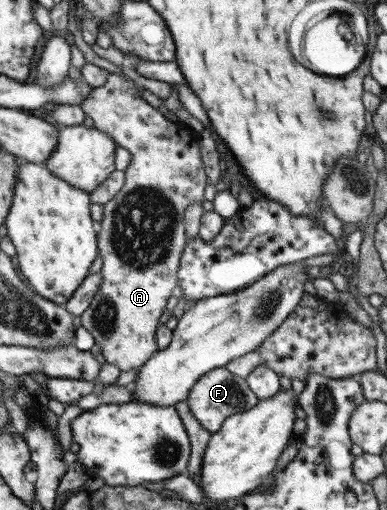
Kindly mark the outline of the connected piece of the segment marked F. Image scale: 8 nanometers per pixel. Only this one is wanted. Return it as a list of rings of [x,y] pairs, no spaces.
[[[218,368],[202,375],[190,390],[186,400],[190,403],[190,409],[192,409],[194,417],[198,419],[200,427],[204,427],[208,433],[214,434],[230,415],[239,414],[252,408],[257,402],[257,396],[245,383],[244,378],[233,375],[226,368]]]

